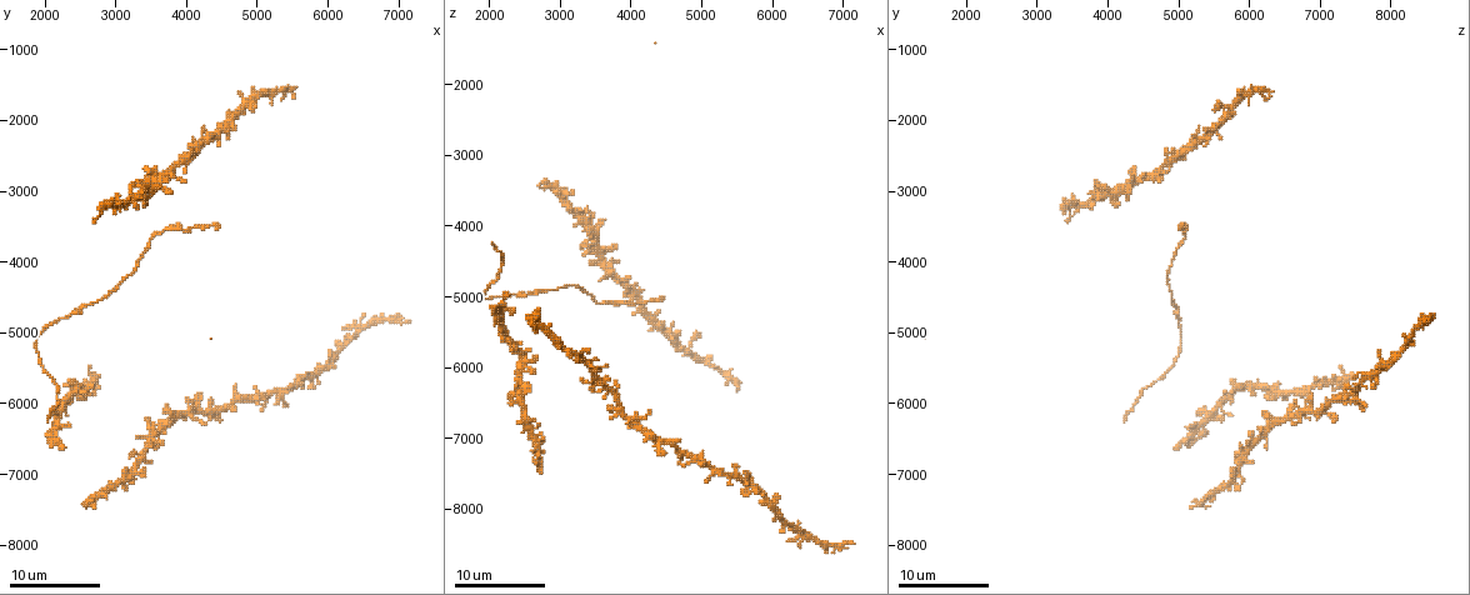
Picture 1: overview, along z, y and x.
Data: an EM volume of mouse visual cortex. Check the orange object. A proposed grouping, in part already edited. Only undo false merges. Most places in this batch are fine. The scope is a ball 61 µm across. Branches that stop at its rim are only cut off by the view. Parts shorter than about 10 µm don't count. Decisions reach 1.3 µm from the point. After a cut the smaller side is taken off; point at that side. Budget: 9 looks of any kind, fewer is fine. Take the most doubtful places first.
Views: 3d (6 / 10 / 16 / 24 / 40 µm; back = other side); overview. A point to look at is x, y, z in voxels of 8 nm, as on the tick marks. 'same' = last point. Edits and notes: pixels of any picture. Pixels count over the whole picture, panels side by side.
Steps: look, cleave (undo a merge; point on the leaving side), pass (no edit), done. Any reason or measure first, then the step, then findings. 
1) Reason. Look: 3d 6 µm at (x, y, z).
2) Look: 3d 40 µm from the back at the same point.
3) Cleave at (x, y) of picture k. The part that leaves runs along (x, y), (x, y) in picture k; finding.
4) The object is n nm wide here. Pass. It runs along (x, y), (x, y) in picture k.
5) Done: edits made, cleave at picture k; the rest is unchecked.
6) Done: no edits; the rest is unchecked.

Three arms meet. Look: 3d 10 µm at (3750, 2700, 4750).

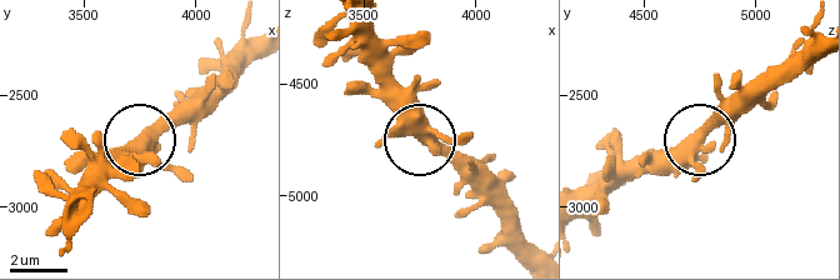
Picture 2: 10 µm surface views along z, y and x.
3 arms meet here. Pass. All the same neuron.

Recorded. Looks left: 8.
Narrows sharply. Look: 3d 16 µm at (4300, 6100, 6950).

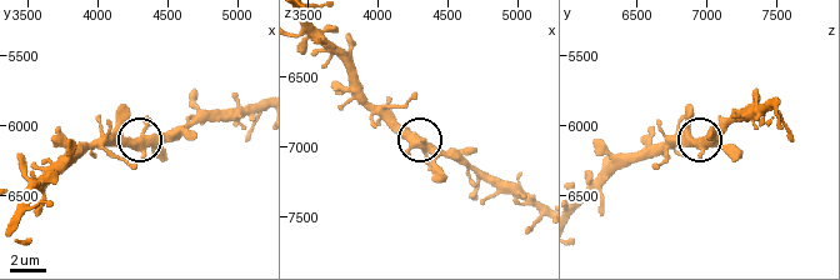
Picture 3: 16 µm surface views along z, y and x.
The object is 390 nm wide here. Pass. All the same neuron.

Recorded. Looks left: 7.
Three arms meet. Look: 3d 16 µm at (3050, 7100, 5700).

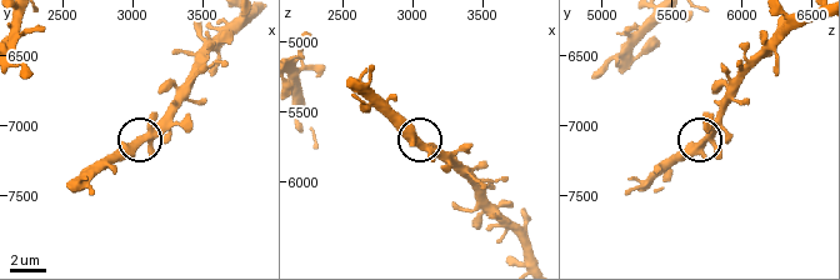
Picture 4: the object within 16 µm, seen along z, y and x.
The object is 360 nm wide here. Pass. All the same neuron.

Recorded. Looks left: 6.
Sudden change in width. Look: 3d 10 µm at (4250, 2300, 5300).

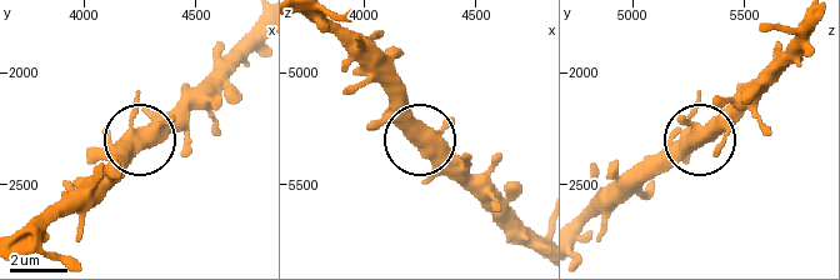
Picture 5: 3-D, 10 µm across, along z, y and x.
4 arms meet here. Pass. One neuron here.

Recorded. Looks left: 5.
Done: no edits; the rest is unchecked.

